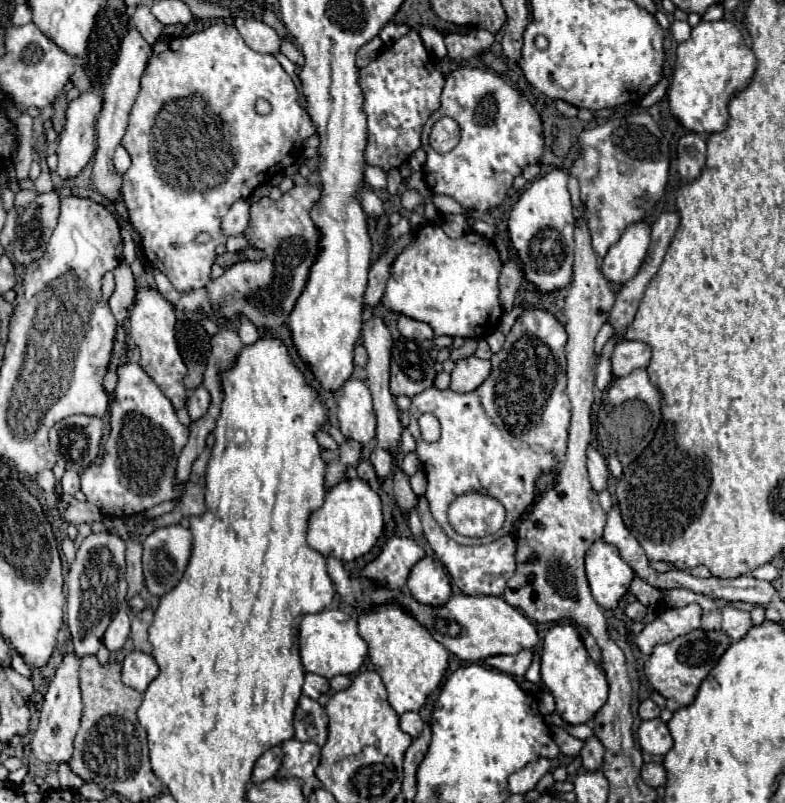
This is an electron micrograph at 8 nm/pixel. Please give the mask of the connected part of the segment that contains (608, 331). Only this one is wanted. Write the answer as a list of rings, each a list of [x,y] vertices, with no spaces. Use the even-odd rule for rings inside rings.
[[[605,323],[605,325],[599,329],[597,339],[595,339],[595,351],[597,351],[597,353],[601,353],[601,349],[603,349],[605,341],[607,341],[613,333],[615,333],[615,329],[613,329],[613,325],[611,325],[611,323]]]

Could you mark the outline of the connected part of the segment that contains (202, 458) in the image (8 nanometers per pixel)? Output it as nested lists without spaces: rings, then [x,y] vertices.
[[[207,447],[207,449],[197,457],[197,461],[193,463],[193,469],[191,469],[191,475],[189,475],[187,487],[185,487],[185,493],[181,495],[179,505],[177,505],[171,513],[161,515],[161,517],[157,517],[157,519],[151,519],[149,525],[145,525],[145,527],[137,527],[135,519],[127,519],[131,531],[137,533],[137,535],[149,535],[149,533],[151,533],[153,529],[157,529],[157,527],[175,525],[175,523],[179,523],[183,517],[193,517],[193,515],[205,513],[205,497],[203,497],[203,491],[205,491],[205,469],[207,469],[209,457],[211,457],[211,449]]]

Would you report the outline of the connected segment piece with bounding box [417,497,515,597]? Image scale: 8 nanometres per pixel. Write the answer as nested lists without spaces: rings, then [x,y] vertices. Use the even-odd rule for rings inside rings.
[[[425,497],[419,499],[417,513],[419,513],[421,523],[423,523],[425,539],[429,541],[435,557],[445,565],[447,573],[451,575],[453,583],[459,587],[461,593],[465,593],[465,595],[497,595],[497,597],[503,595],[507,579],[515,573],[515,539],[511,535],[505,535],[505,537],[501,537],[501,539],[497,539],[497,541],[493,541],[489,545],[465,547],[465,545],[459,545],[459,543],[451,541],[443,533],[443,529],[431,517]]]

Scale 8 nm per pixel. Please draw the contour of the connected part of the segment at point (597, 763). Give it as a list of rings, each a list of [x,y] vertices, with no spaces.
[[[597,737],[587,739],[587,741],[585,741],[585,747],[583,747],[583,751],[581,751],[583,767],[585,767],[587,771],[597,771],[597,769],[601,769],[603,753],[605,753],[605,749],[603,749],[603,745],[601,745],[601,741],[599,741]]]

